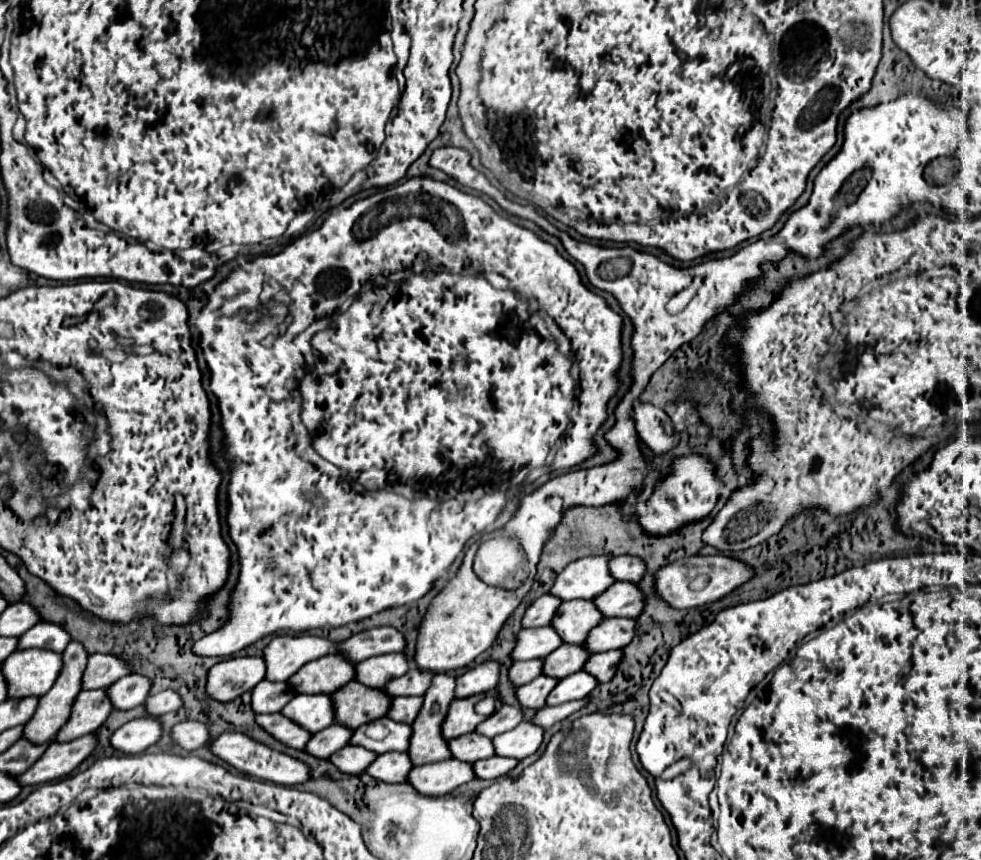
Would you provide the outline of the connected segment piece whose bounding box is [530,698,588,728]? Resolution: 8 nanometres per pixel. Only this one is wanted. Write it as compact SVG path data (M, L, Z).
M588 698L578 700L578 702L566 702L566 704L562 704L562 706L544 706L544 708L540 708L540 710L536 712L536 716L534 716L530 722L536 724L536 726L542 726L542 728L550 728L550 726L554 726L556 722L564 720L566 716L570 716L570 714L578 712L580 708L584 708L586 702L588 702Z

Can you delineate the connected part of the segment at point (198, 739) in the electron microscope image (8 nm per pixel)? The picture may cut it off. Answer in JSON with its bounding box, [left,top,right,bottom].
[170,722,210,750]

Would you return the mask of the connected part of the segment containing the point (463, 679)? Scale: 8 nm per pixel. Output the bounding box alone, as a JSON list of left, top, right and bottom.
[454,662,500,698]

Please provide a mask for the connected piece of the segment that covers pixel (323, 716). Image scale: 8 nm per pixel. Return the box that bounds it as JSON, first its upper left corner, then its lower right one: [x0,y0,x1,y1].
[280,696,334,734]

